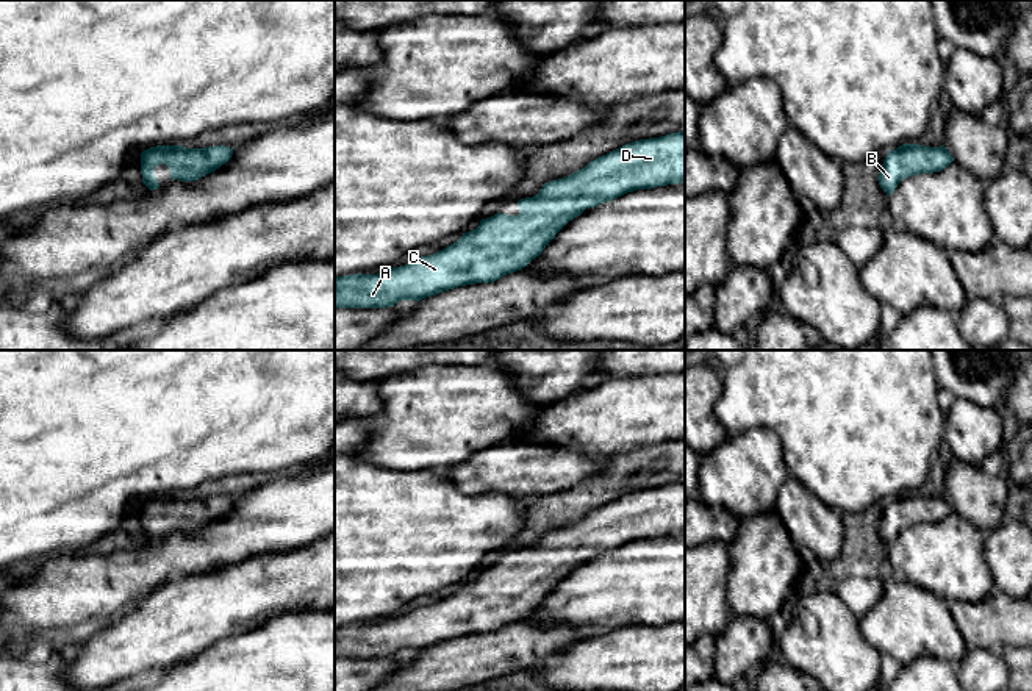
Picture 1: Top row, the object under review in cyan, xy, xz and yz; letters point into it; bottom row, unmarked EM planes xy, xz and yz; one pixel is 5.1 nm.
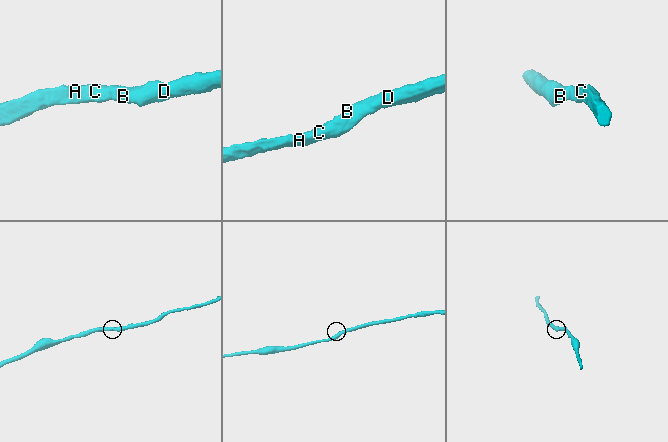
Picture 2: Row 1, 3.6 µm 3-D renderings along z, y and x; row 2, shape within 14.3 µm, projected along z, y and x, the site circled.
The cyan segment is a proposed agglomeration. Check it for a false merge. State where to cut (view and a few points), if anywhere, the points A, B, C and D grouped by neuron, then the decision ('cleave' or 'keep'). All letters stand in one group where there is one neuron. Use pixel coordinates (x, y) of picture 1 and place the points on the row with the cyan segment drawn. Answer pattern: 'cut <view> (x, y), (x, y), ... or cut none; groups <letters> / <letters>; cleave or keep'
cut none; groups A B C D; keep

